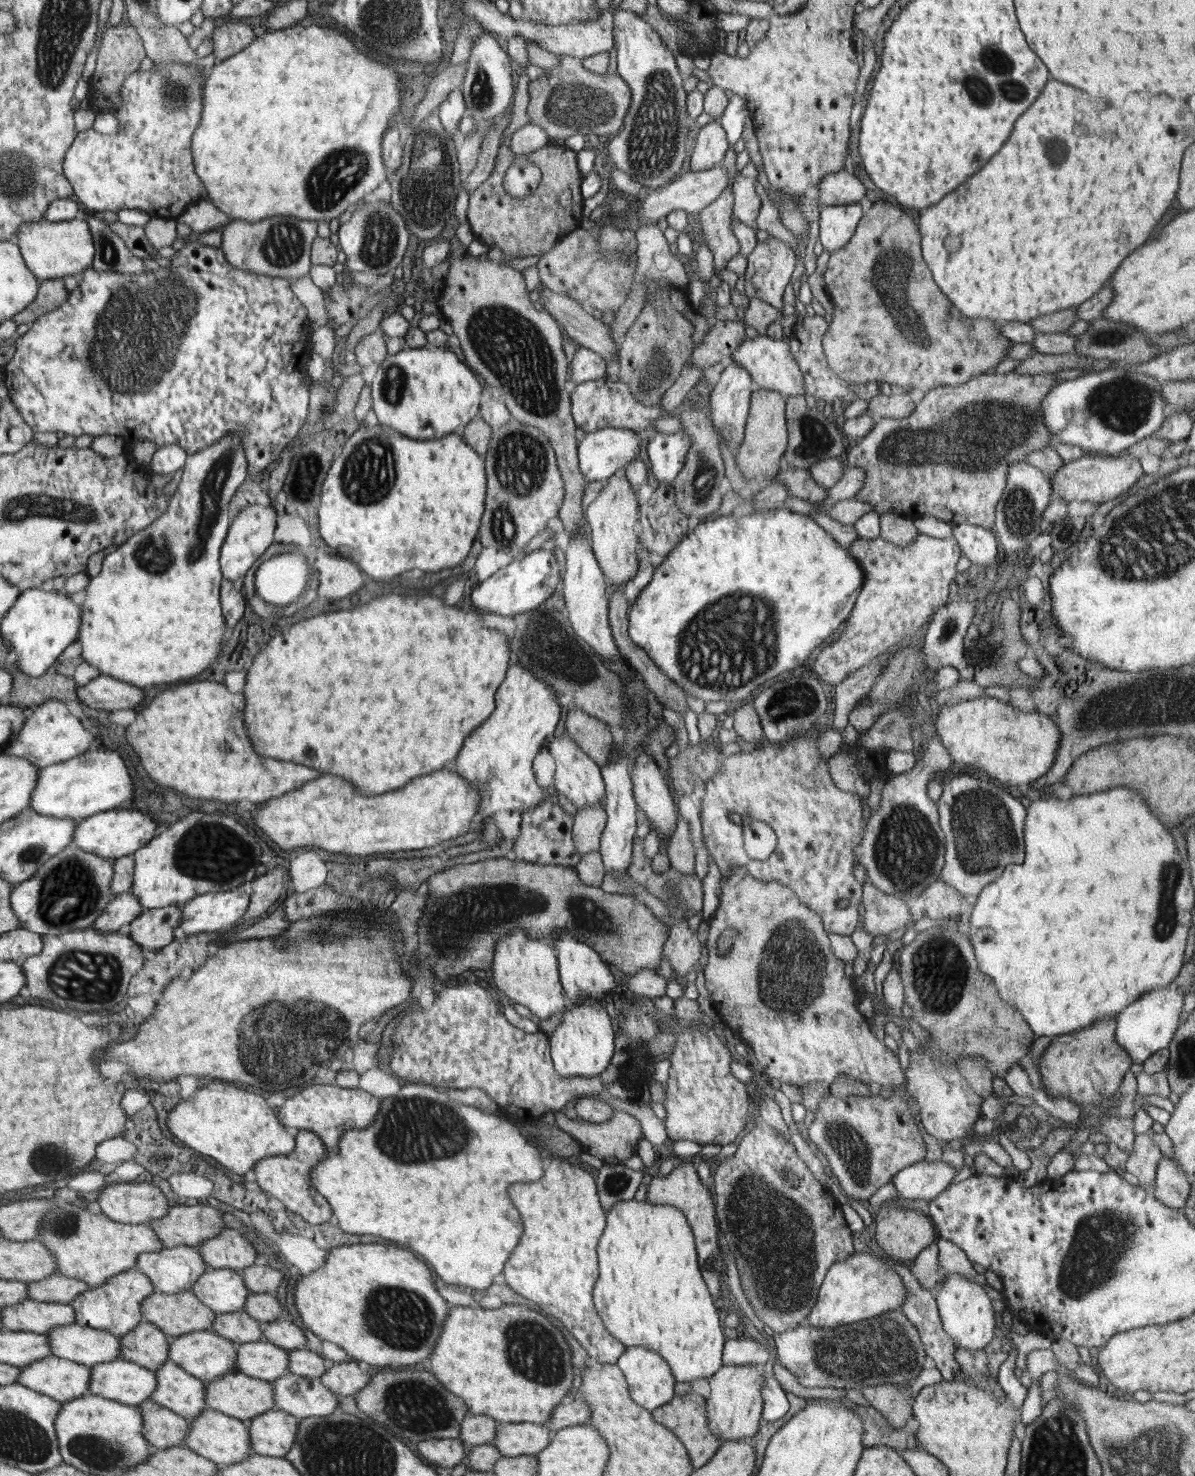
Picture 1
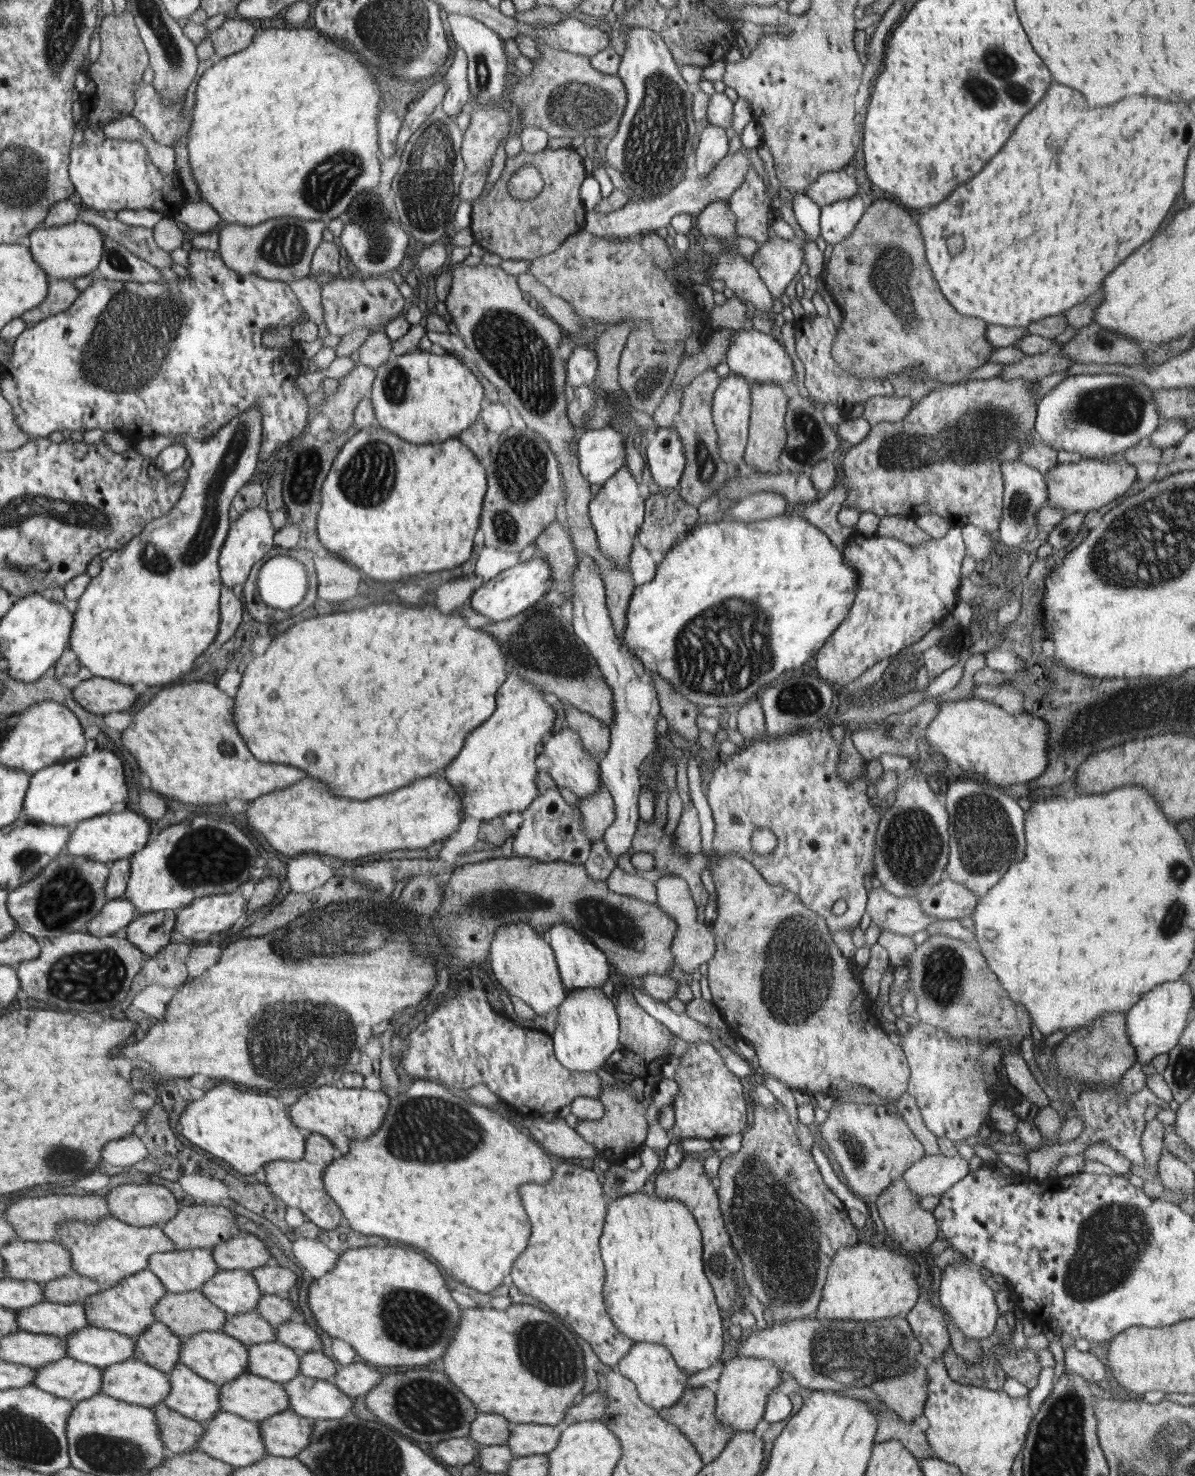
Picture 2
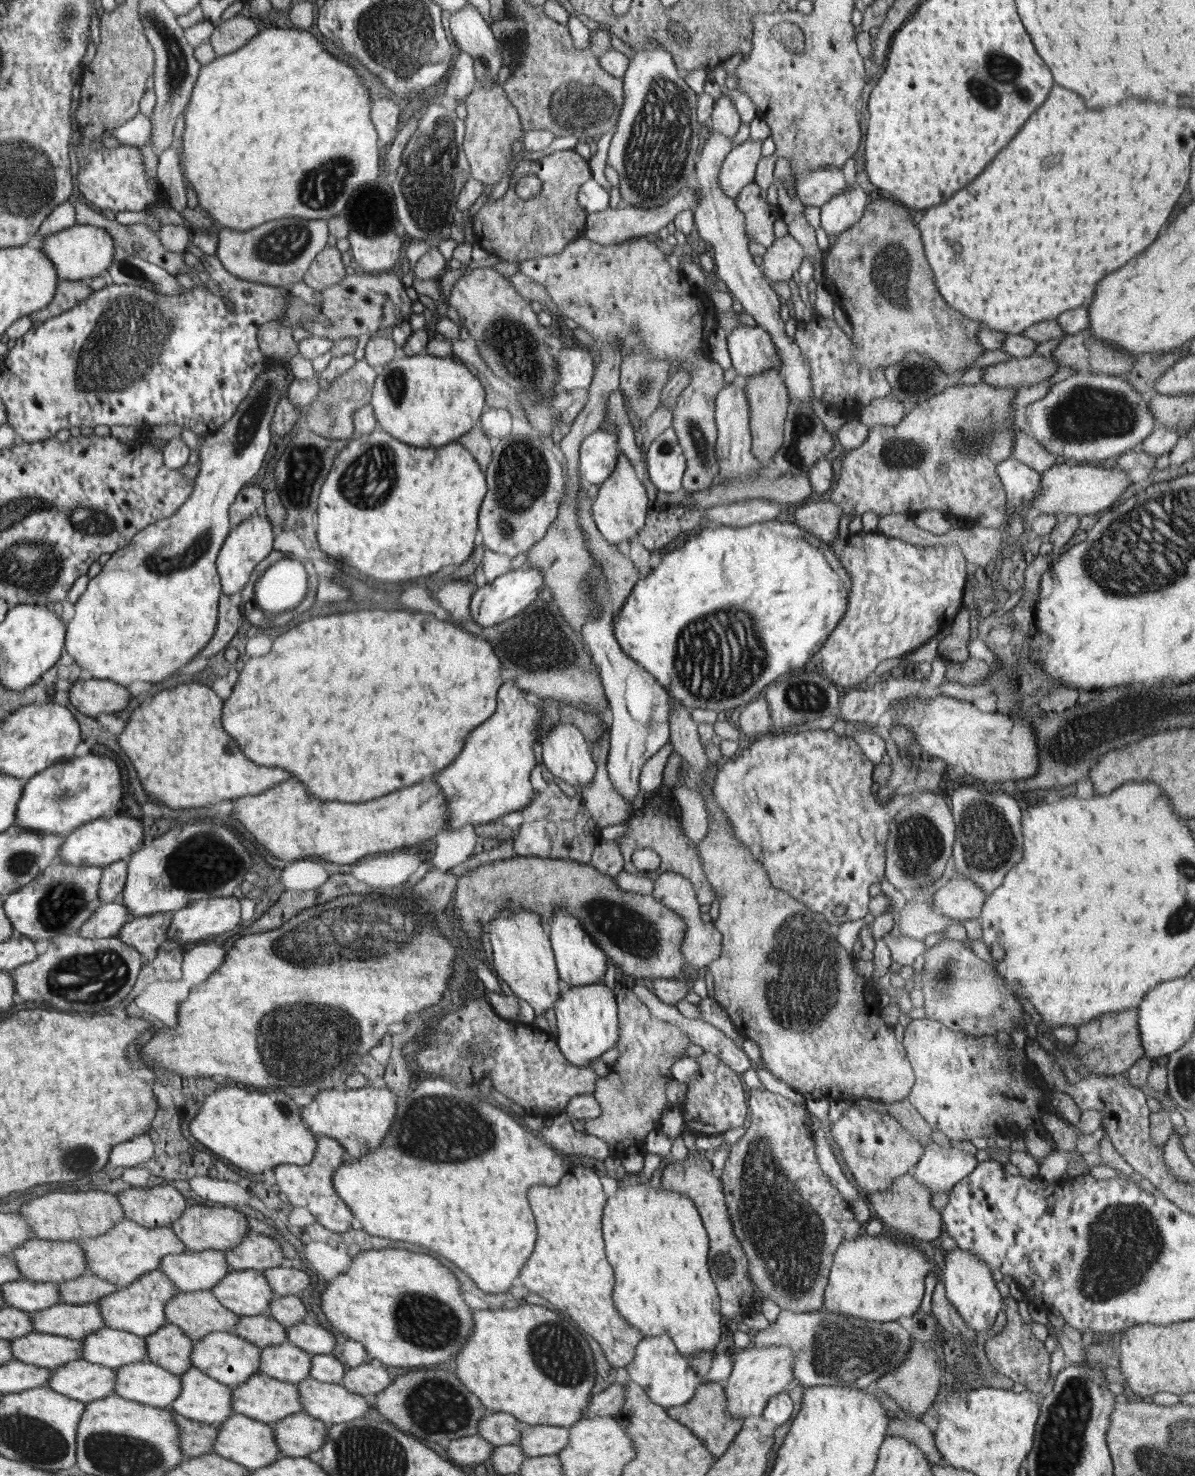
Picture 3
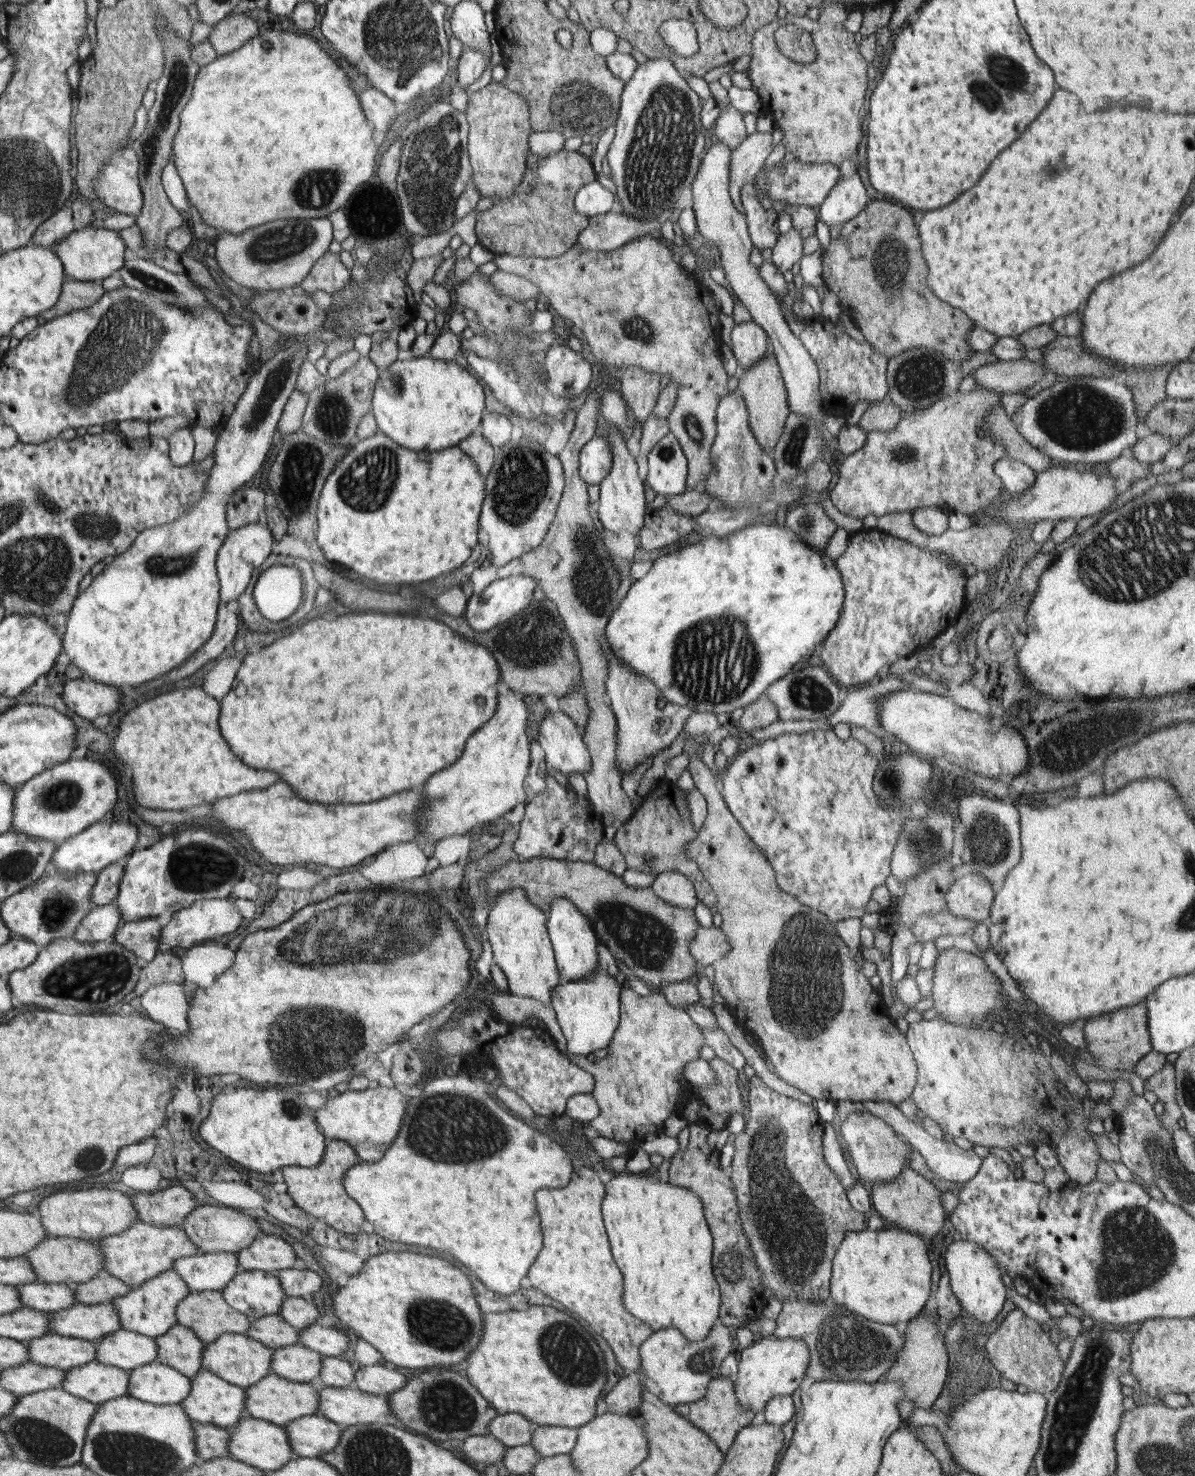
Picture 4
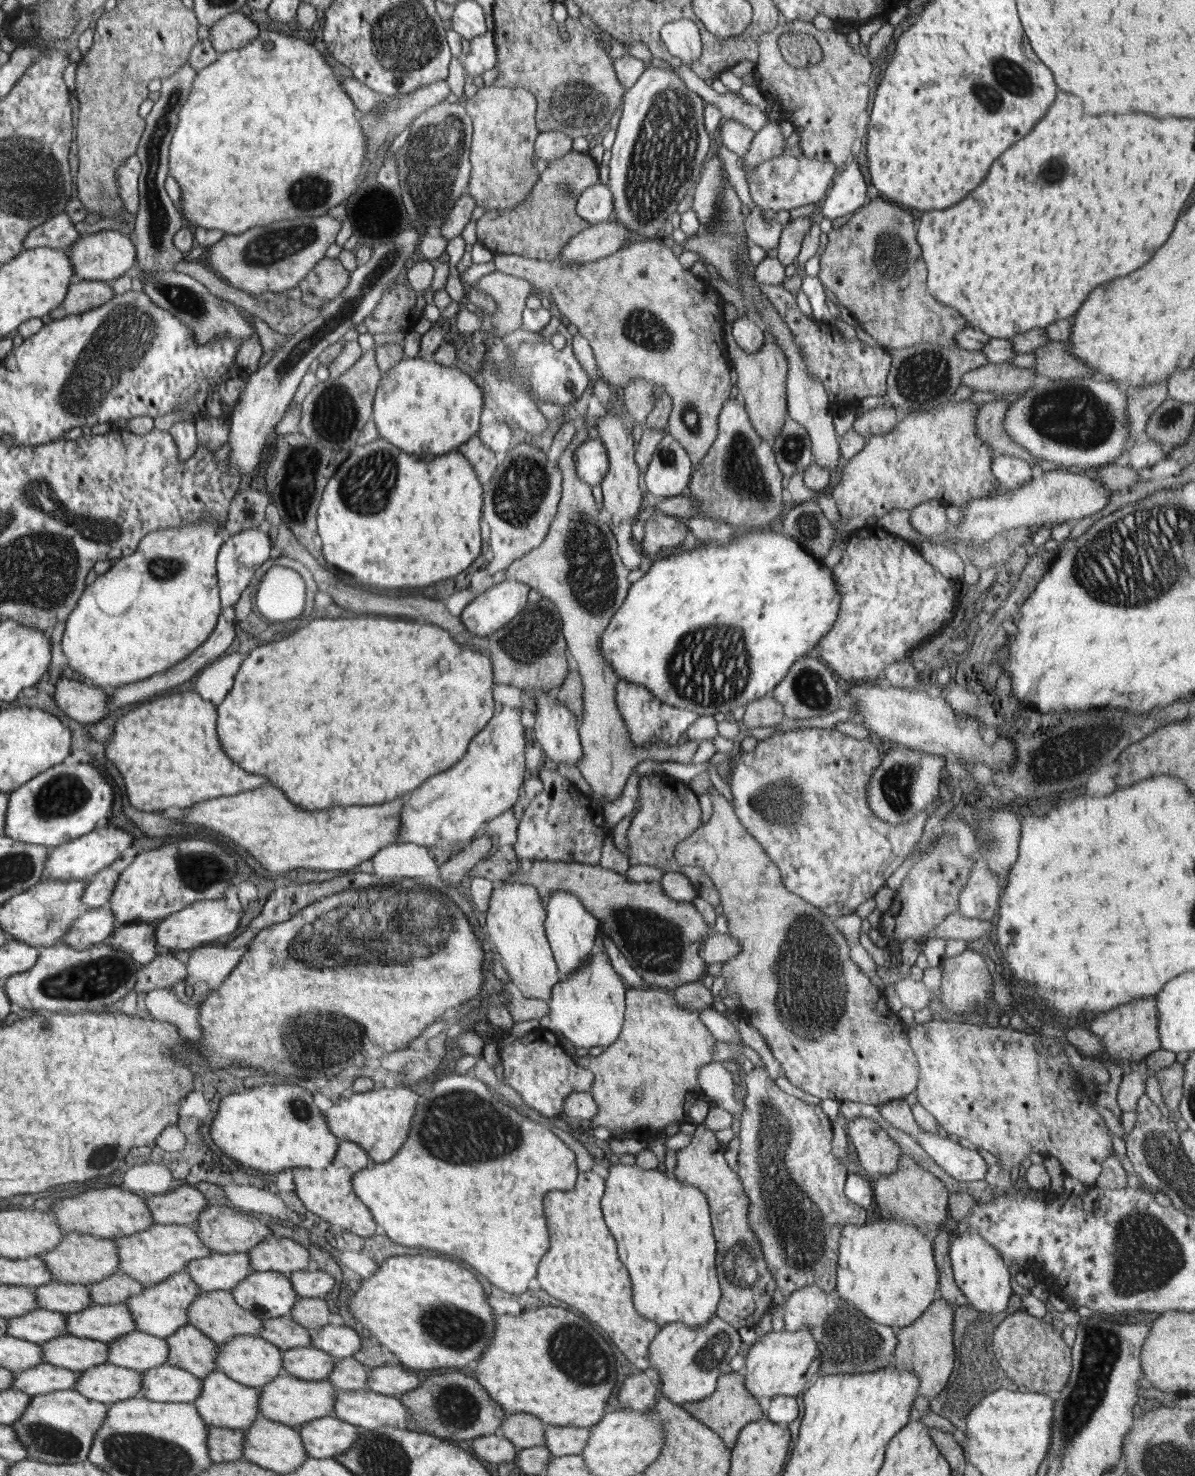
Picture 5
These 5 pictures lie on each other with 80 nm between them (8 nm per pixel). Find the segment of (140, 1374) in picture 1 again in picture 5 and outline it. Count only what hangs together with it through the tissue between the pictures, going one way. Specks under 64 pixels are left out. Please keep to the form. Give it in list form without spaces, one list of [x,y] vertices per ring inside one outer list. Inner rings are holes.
[[[168,1362],[141,1373],[144,1381],[141,1396],[159,1403],[193,1403],[204,1388],[204,1380]]]

